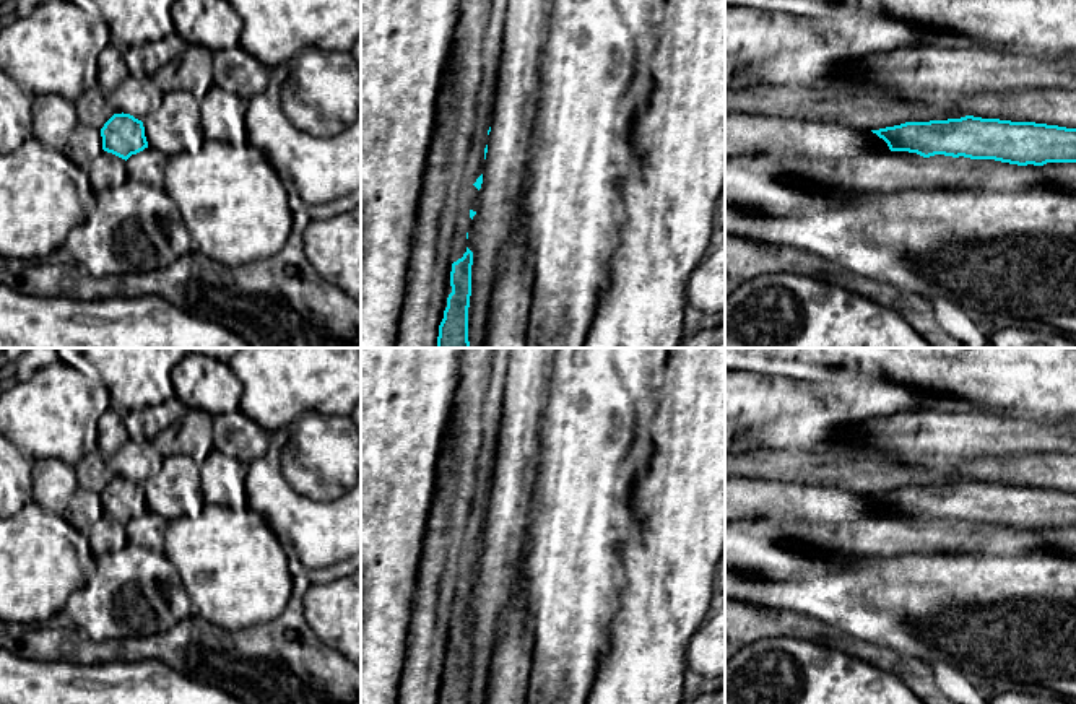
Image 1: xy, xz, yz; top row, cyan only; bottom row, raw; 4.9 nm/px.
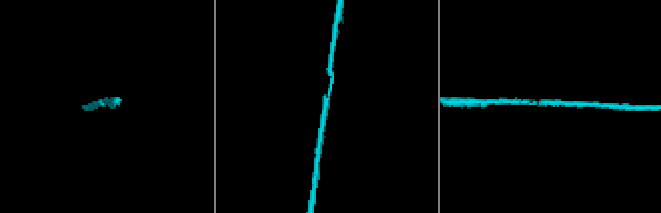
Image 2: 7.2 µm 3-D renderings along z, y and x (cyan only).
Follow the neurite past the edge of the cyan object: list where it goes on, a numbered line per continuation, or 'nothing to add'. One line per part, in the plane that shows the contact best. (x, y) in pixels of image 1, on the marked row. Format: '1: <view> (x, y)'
nothing to add

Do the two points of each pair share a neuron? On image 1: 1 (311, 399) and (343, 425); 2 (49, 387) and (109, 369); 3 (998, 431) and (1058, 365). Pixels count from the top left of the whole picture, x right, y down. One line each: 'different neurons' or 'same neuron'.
1: different neurons
2: different neurons
3: different neurons

